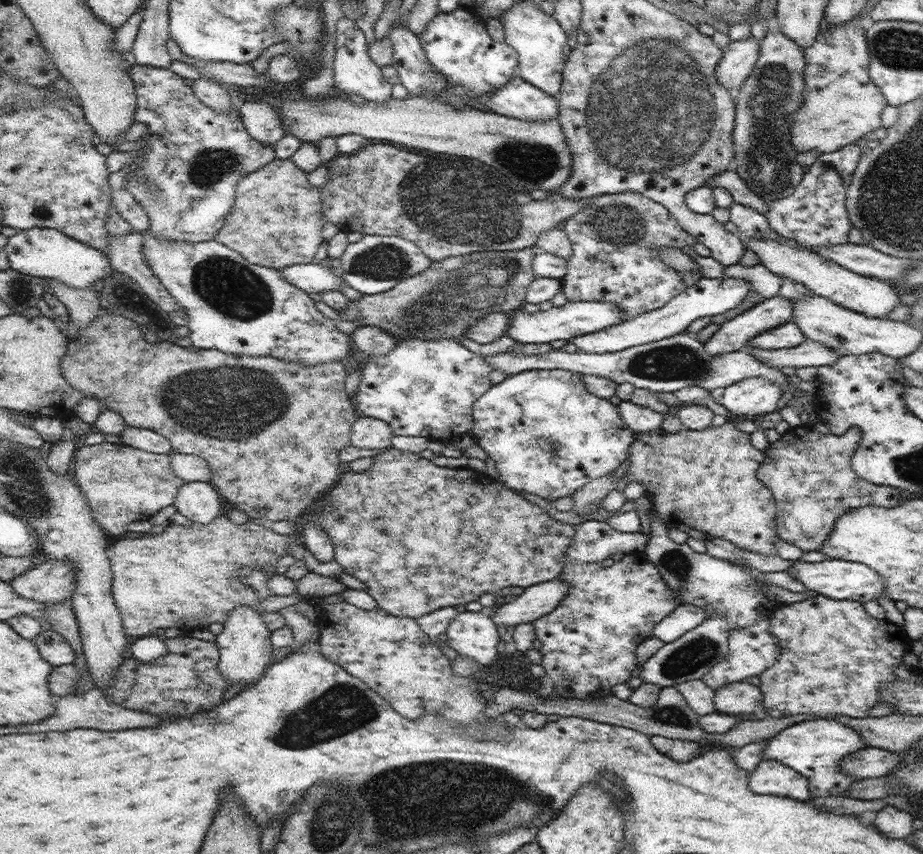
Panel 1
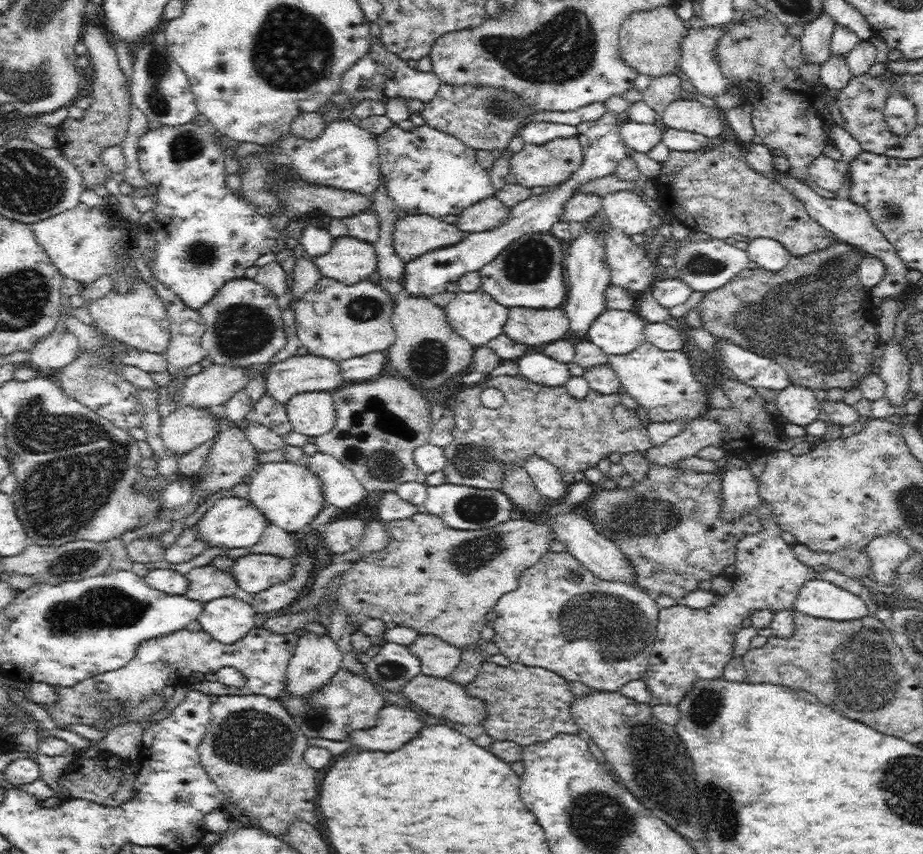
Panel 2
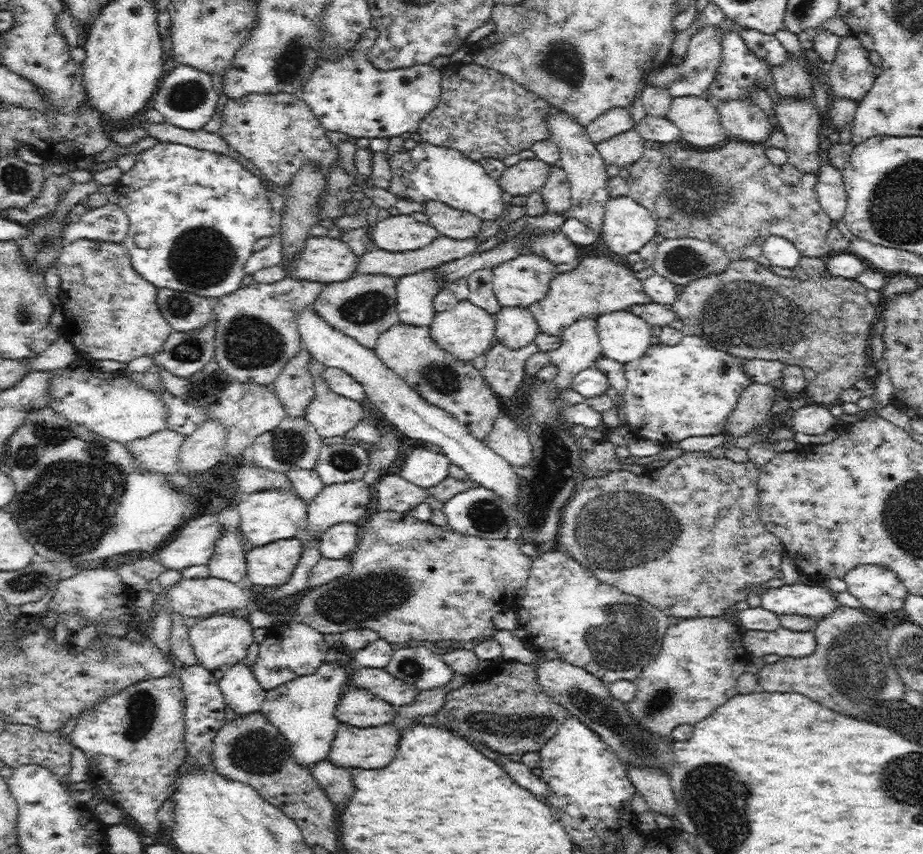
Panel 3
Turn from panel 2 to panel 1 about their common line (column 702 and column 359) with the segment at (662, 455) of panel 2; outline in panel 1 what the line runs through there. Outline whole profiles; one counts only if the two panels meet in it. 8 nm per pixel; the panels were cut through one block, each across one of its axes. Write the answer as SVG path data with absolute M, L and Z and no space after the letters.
M363 418L351 426L349 432L349 444L359 450L383 450L391 446L393 432L387 422L377 418Z

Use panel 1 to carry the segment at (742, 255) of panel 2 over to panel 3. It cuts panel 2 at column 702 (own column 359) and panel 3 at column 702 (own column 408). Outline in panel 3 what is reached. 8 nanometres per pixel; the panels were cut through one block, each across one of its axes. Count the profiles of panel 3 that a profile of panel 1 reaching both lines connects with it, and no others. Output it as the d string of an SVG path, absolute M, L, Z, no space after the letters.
M672 238L672 240L664 240L658 246L656 260L654 260L652 268L656 270L656 274L672 280L674 284L686 286L692 280L706 278L712 274L720 274L720 272L728 270L730 264L732 264L732 260L726 256L726 252L712 242L702 242L702 240L694 240L694 238L678 238L678 240Z

